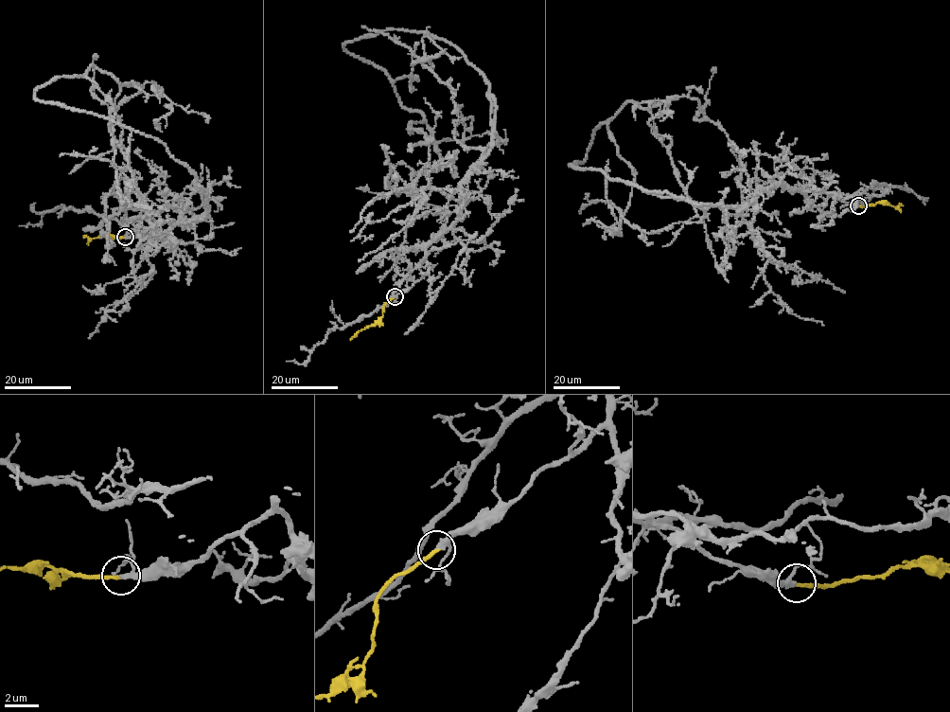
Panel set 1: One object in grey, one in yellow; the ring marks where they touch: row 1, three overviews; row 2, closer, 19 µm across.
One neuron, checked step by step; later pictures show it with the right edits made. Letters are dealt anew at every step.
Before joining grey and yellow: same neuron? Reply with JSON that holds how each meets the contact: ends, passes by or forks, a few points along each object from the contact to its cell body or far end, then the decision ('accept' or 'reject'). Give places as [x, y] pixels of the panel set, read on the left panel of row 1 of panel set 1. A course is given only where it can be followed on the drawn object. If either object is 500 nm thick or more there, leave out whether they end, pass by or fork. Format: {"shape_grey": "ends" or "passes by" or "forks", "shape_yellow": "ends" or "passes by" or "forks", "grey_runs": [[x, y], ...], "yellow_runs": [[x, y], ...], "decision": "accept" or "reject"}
{"shape_grey": "passes by", "shape_yellow": "ends", "grey_runs": [[125, 237], [171, 206], [208, 215], [164, 144], [34, 97], [92, 65], [141, 86], [115, 110], [115, 265]], "yellow_runs": [[125, 237], [100, 236], [90, 240], [84, 237]], "decision": "accept"}

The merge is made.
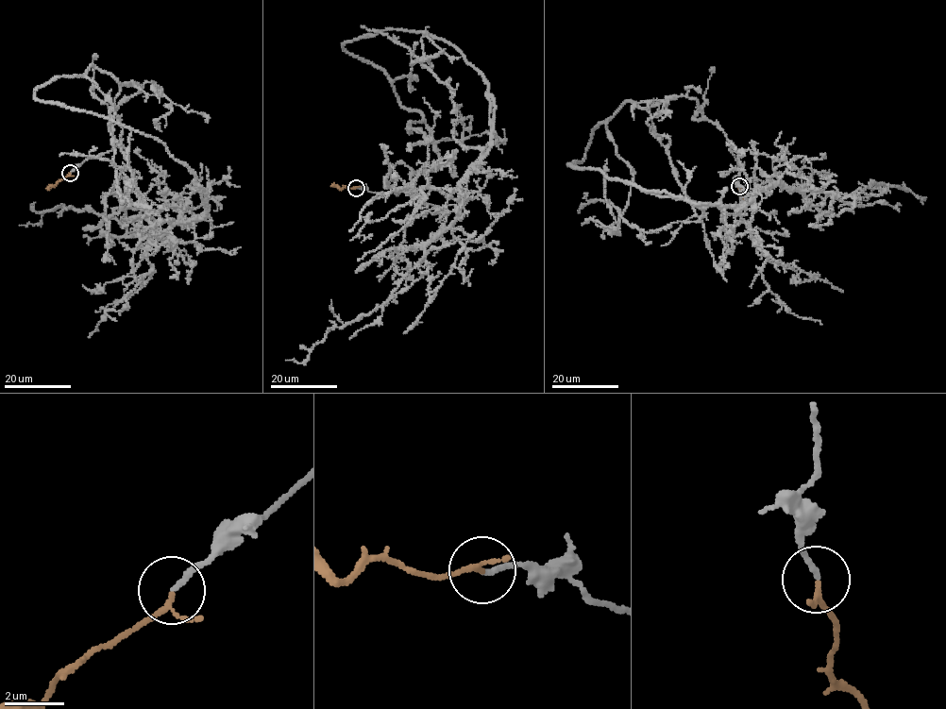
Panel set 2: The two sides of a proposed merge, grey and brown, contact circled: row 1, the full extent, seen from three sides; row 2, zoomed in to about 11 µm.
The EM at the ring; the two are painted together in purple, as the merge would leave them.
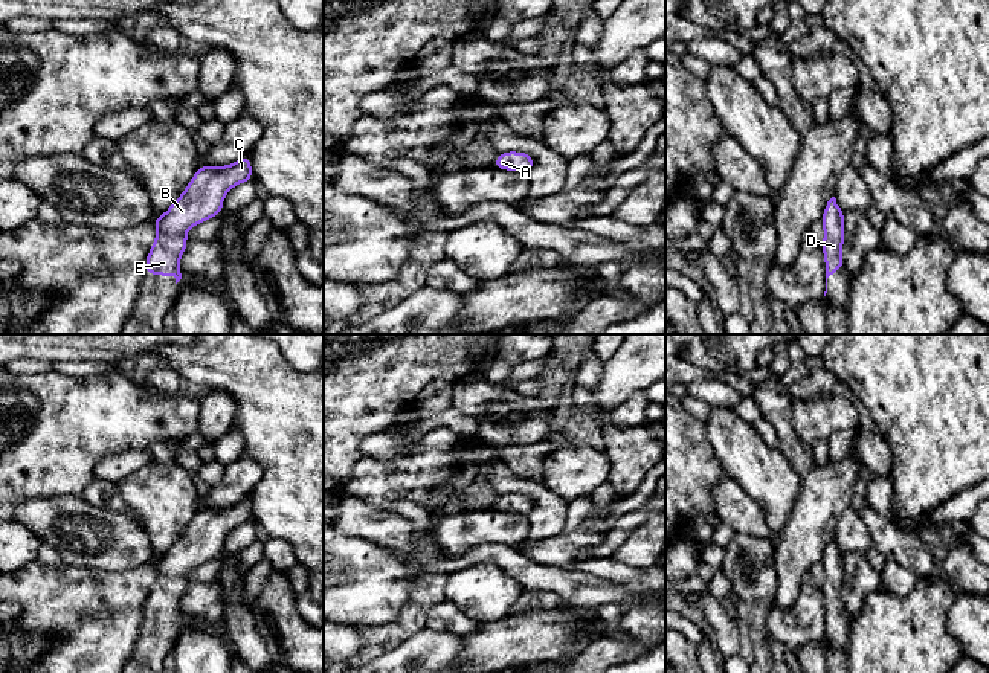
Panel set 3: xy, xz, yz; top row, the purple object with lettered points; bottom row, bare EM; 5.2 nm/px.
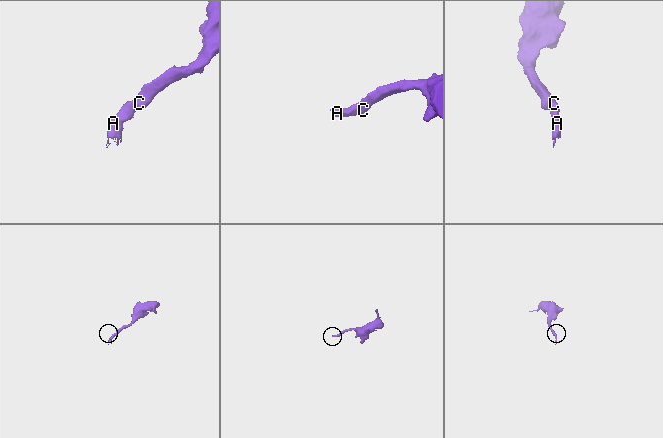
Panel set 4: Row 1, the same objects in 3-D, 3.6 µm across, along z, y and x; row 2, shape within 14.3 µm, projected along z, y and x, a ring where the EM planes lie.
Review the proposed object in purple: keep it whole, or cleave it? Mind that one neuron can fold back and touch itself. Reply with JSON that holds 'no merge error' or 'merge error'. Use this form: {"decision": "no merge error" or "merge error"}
{"decision": "no merge error"}

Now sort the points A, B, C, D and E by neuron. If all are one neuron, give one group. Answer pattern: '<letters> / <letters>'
A B C D E

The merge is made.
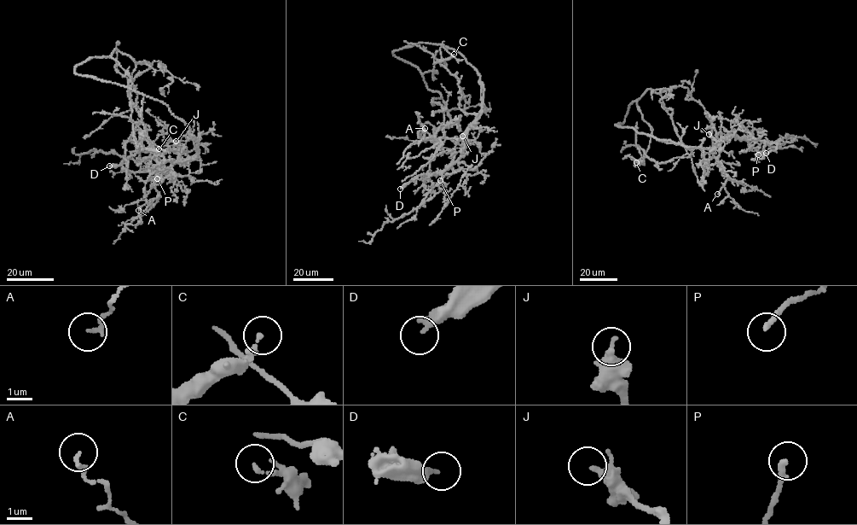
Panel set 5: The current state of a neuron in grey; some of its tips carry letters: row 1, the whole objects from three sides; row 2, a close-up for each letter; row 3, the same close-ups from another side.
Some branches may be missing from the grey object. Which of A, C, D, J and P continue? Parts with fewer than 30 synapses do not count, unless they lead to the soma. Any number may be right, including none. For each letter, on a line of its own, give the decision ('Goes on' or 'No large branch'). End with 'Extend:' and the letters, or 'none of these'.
A: No large branch
C: No large branch
D: Goes on
J: No large branch
P: No large branch
Extend: D

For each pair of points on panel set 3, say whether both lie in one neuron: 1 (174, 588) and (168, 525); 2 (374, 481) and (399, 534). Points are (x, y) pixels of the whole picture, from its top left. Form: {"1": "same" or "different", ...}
{"1": "different", "2": "different"}

